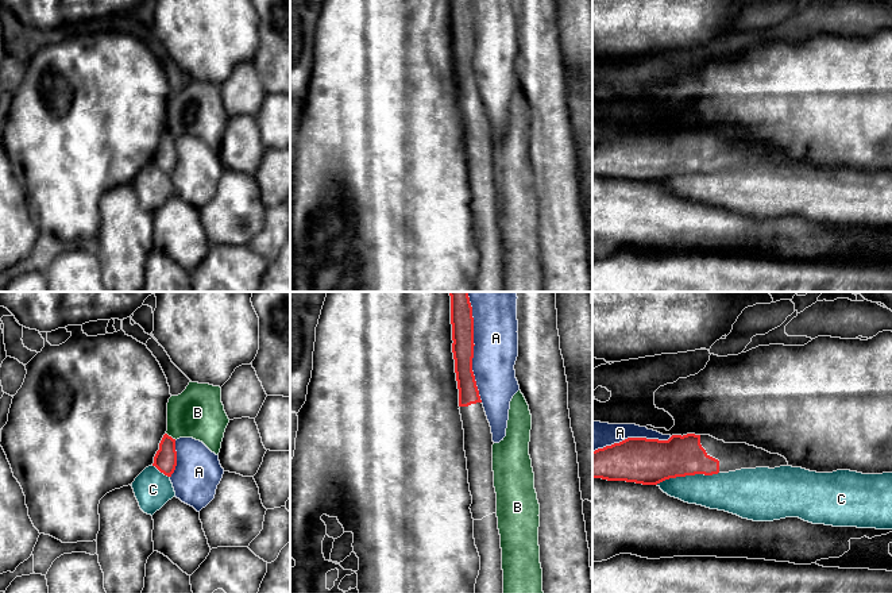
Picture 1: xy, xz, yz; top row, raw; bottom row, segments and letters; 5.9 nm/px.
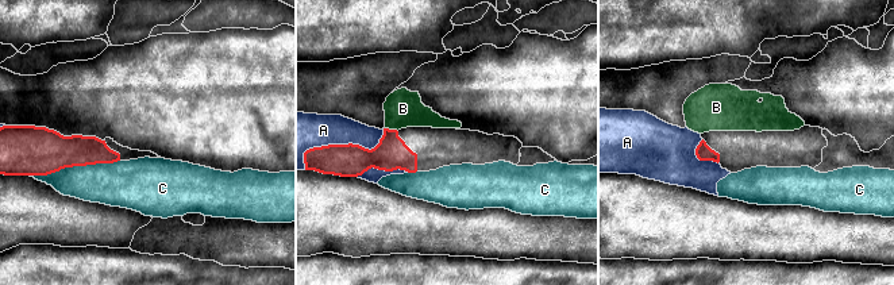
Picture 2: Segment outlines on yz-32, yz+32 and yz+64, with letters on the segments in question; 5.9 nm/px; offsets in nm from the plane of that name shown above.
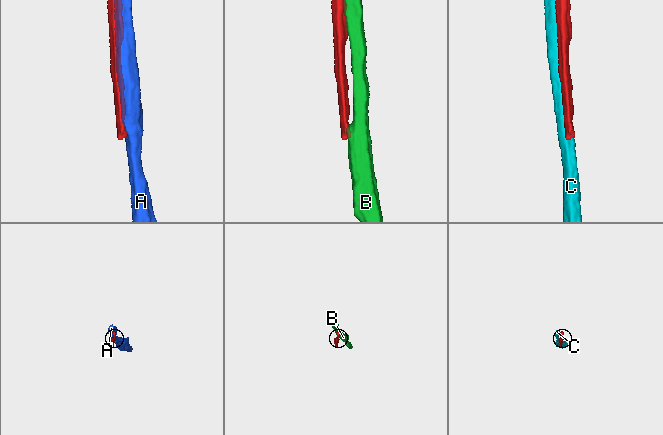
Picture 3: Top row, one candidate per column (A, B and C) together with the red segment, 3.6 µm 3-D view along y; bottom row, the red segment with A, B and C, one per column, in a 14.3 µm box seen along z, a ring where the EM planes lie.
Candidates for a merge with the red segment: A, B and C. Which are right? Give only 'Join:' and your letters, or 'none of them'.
Join: none of them

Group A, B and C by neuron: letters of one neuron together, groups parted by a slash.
A / B / C

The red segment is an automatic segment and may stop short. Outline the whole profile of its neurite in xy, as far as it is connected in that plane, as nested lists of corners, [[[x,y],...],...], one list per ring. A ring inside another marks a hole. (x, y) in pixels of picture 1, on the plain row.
[[[167,131],[163,132],[159,140],[159,147],[154,154],[152,163],[155,163],[161,170],[163,170],[167,174],[171,174],[171,172],[175,167],[177,163],[175,136],[173,136]]]

